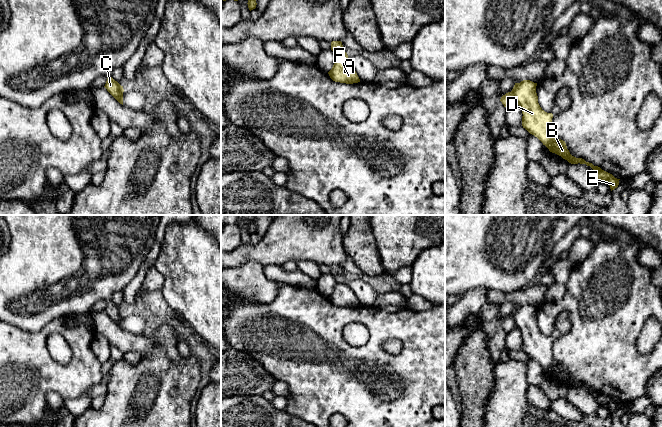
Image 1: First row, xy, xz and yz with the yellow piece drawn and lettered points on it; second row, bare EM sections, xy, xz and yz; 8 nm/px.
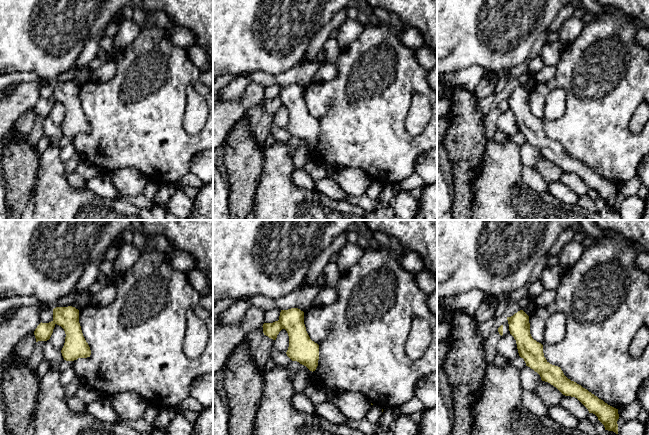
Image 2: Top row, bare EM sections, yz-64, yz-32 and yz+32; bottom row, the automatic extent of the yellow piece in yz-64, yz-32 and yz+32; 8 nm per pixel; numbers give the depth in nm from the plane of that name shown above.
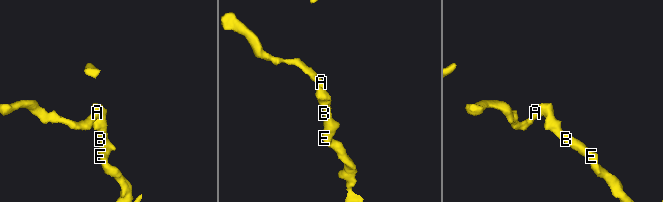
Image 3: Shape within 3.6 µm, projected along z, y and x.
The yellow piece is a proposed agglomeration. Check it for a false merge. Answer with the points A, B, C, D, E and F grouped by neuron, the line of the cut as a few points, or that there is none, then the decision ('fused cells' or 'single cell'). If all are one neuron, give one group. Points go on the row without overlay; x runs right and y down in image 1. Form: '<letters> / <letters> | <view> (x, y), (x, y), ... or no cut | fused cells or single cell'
A / B C D E F | yz (511, 315), (516, 326) | fused cells

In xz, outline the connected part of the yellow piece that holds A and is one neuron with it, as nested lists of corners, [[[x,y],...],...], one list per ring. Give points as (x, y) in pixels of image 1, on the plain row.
[[[332,265],[331,274],[334,276],[335,280],[338,283],[347,285],[348,279],[345,276],[345,273],[344,273],[341,265]]]

